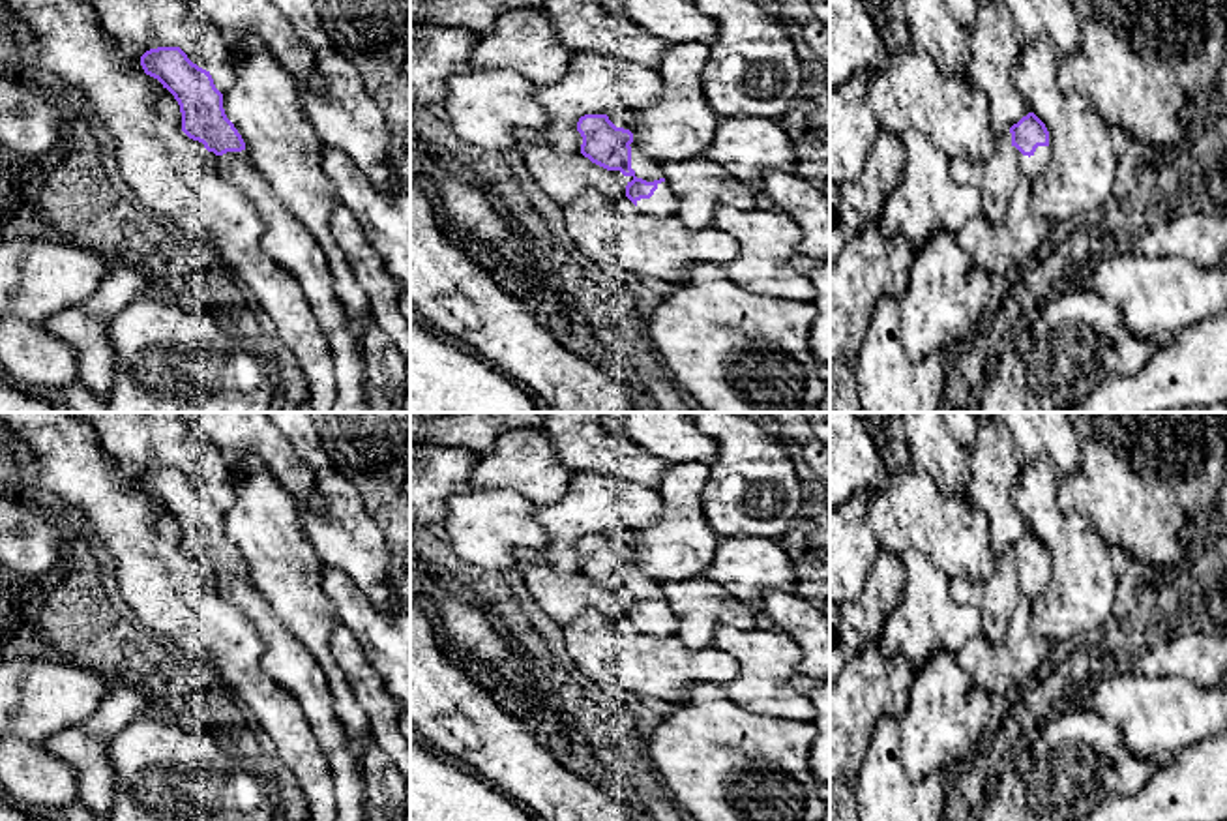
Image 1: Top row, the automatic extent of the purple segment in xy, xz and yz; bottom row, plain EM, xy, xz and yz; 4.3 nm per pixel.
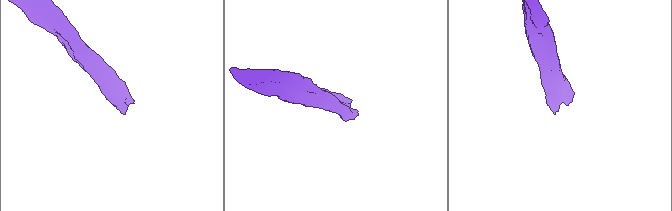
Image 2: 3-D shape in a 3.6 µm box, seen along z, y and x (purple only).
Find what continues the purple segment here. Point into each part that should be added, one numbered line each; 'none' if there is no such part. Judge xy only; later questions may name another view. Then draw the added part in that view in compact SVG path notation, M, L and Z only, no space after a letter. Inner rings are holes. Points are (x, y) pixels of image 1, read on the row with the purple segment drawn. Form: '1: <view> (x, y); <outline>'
1: xy (285, 238); M245 150L217 157L217 171L259 212L260 247L302 289L333 352L337 399L332 412L375 412L365 388L367 367L358 336L335 296L335 283L324 249L313 232L273 193Z

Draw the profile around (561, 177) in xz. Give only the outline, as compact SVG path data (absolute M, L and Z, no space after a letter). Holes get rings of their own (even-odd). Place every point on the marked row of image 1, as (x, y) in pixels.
M517 129L515 148L521 152L540 191L562 208L588 189L605 195L626 195L628 182L620 171L607 171L581 152L554 152L541 131Z

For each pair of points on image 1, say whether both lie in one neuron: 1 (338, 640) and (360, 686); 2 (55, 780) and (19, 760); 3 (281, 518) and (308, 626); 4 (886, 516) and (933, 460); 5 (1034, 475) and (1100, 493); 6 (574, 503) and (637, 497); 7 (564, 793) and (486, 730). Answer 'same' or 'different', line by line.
1: same
2: same
3: same
4: different
5: different
6: same
7: same

